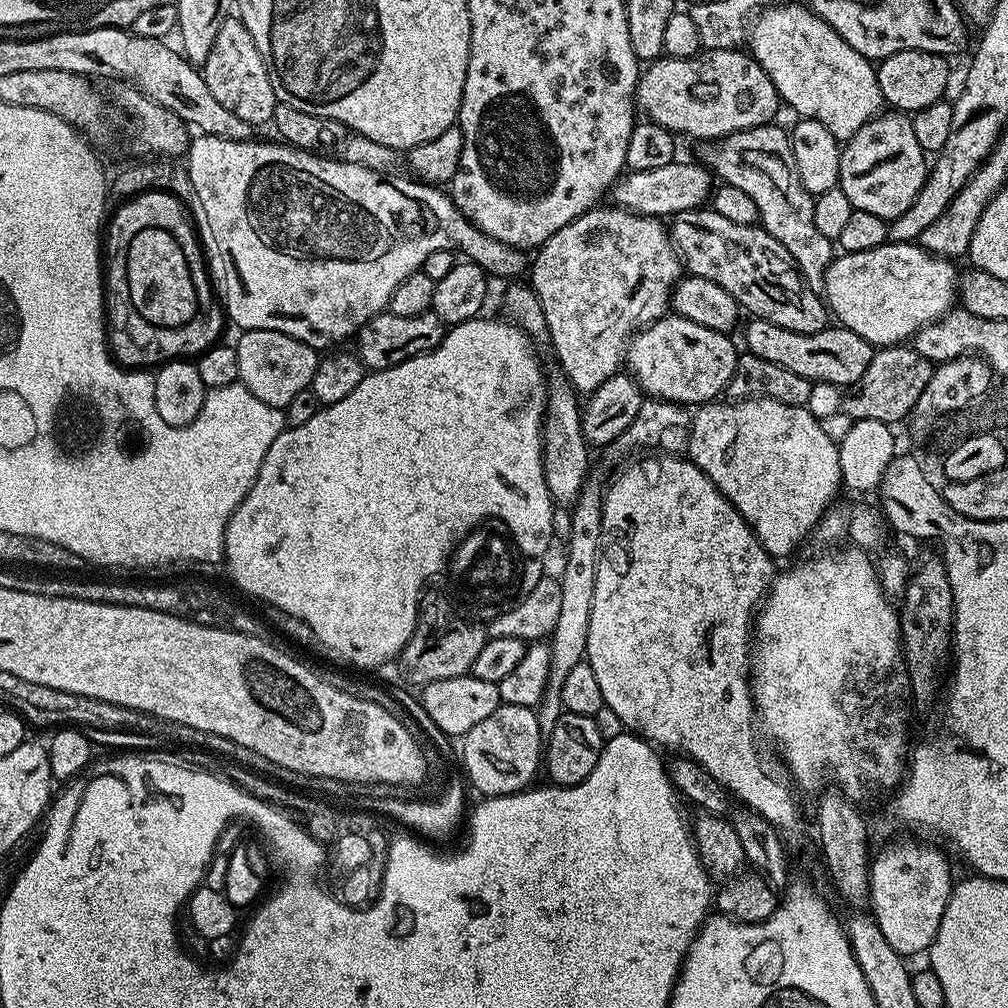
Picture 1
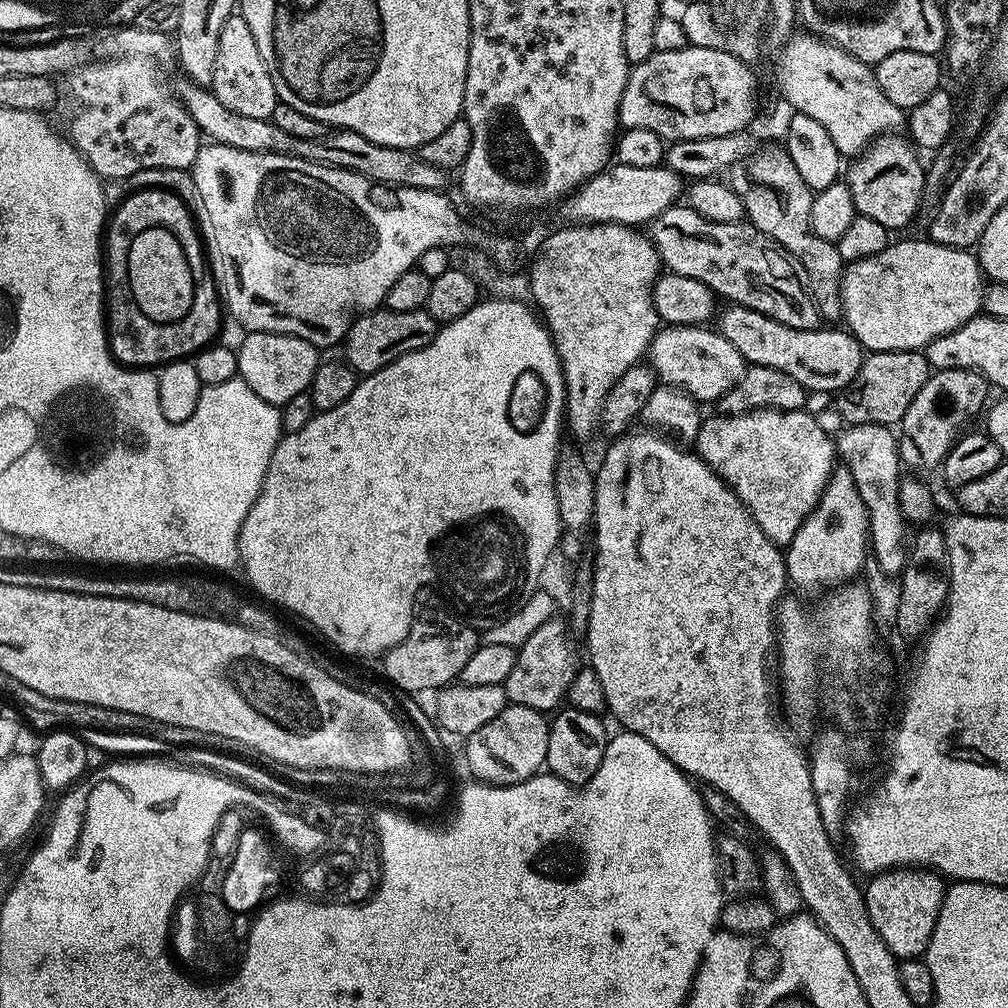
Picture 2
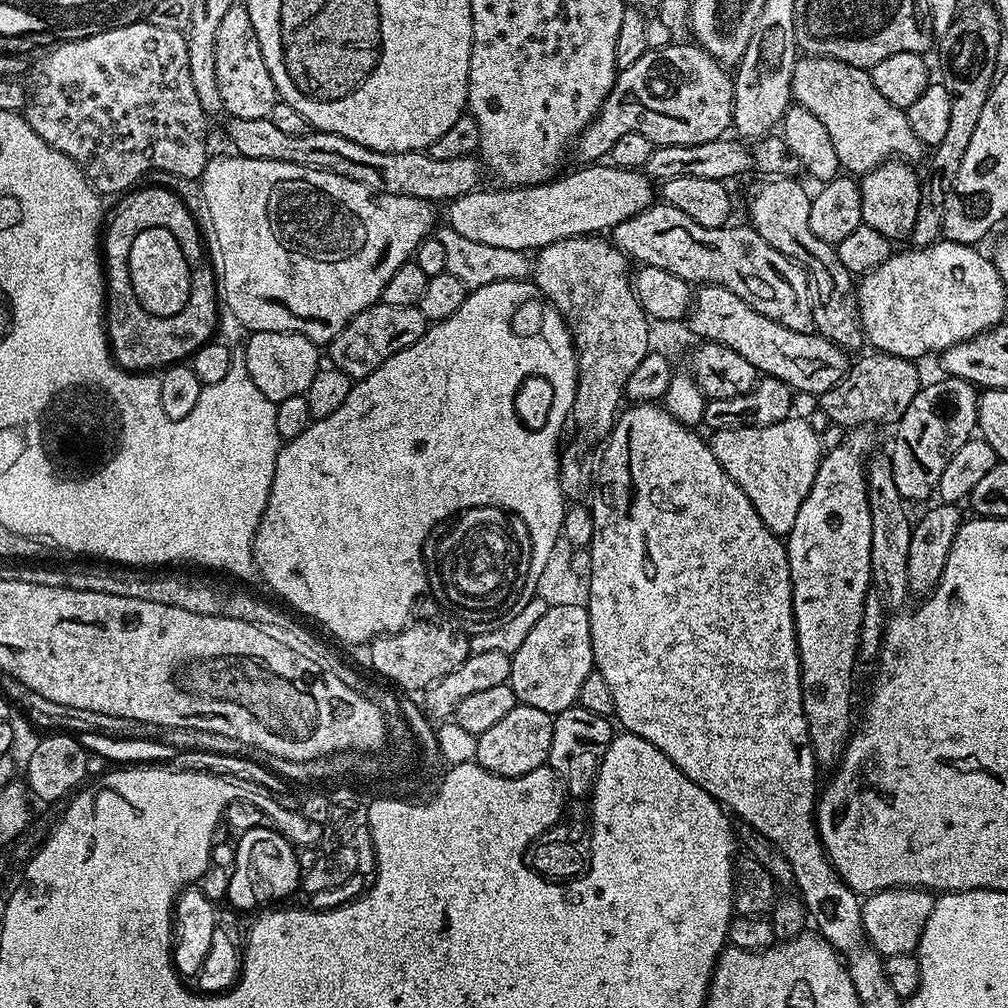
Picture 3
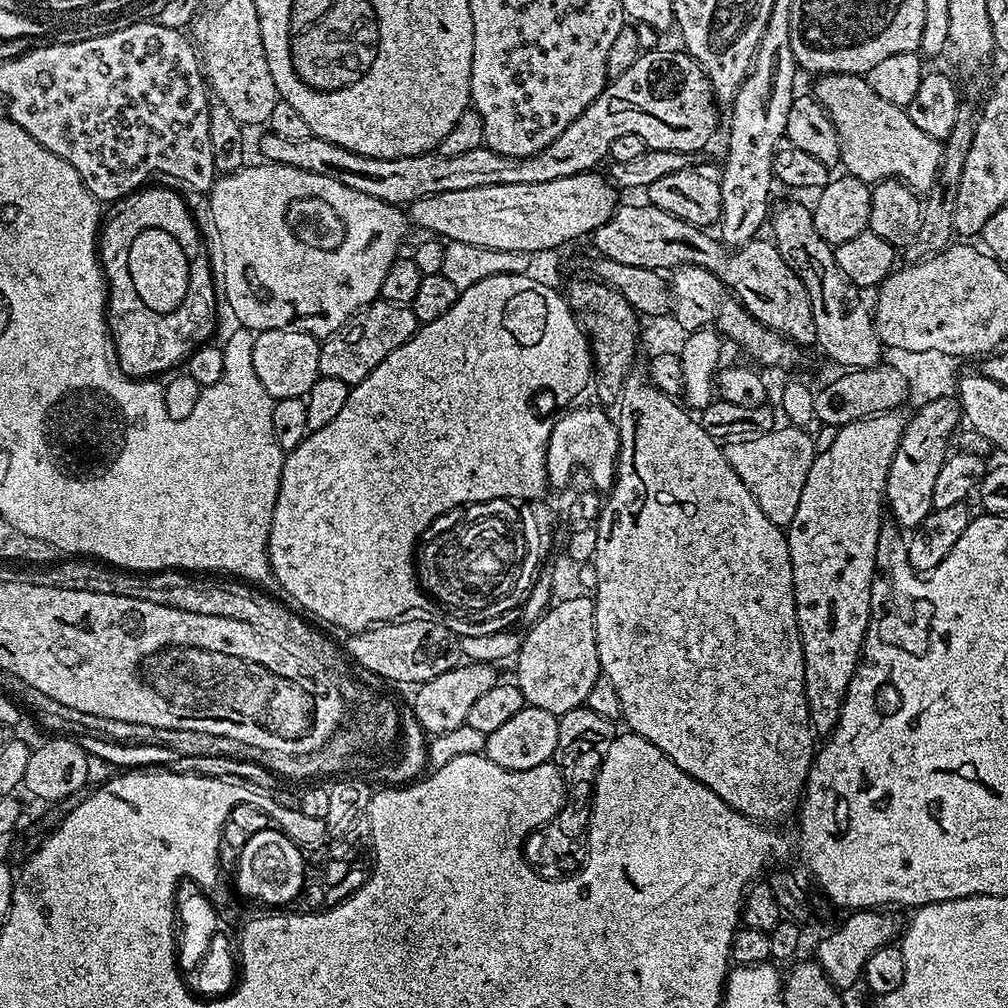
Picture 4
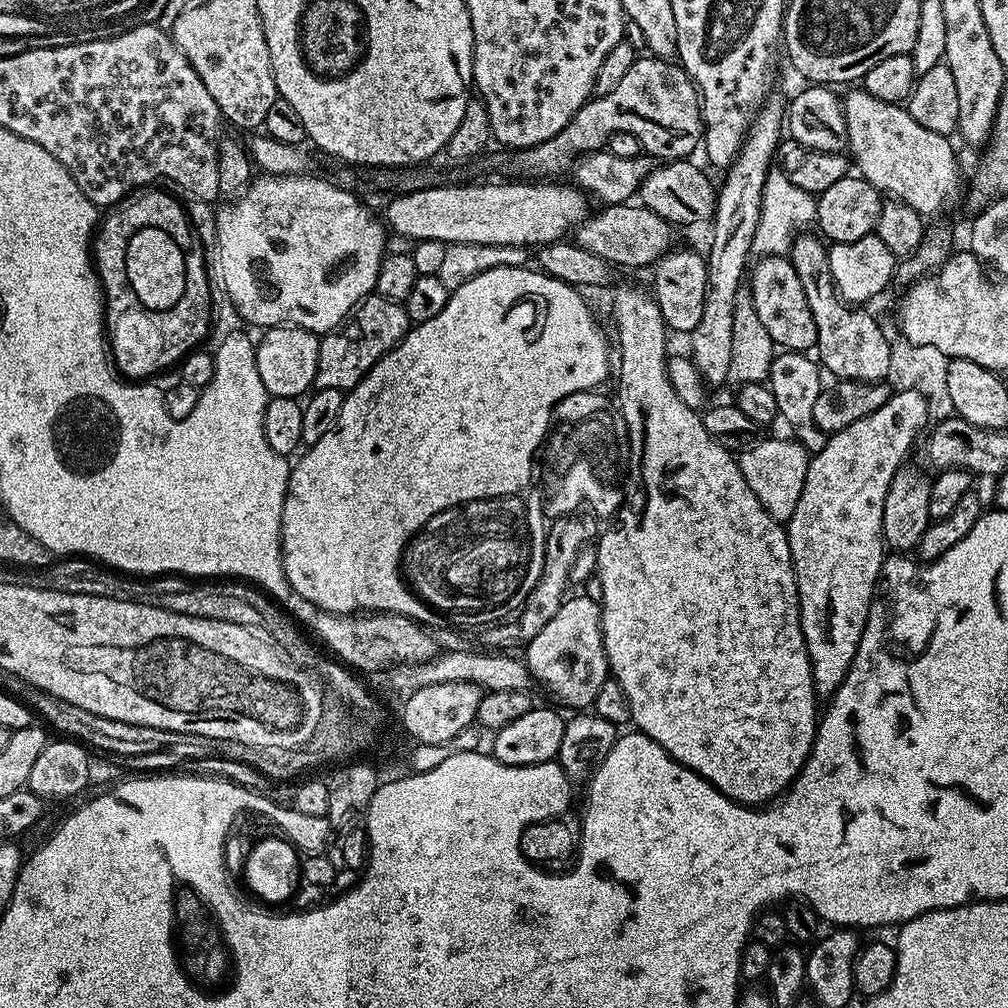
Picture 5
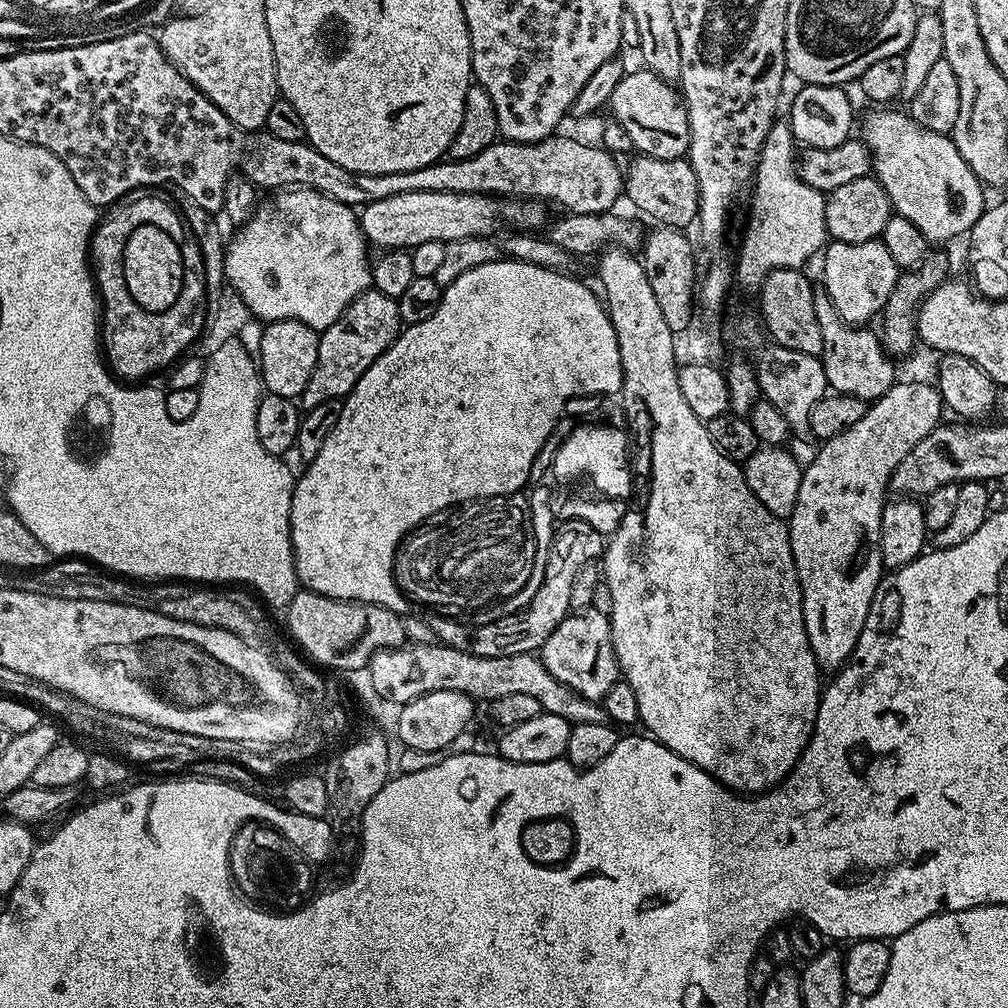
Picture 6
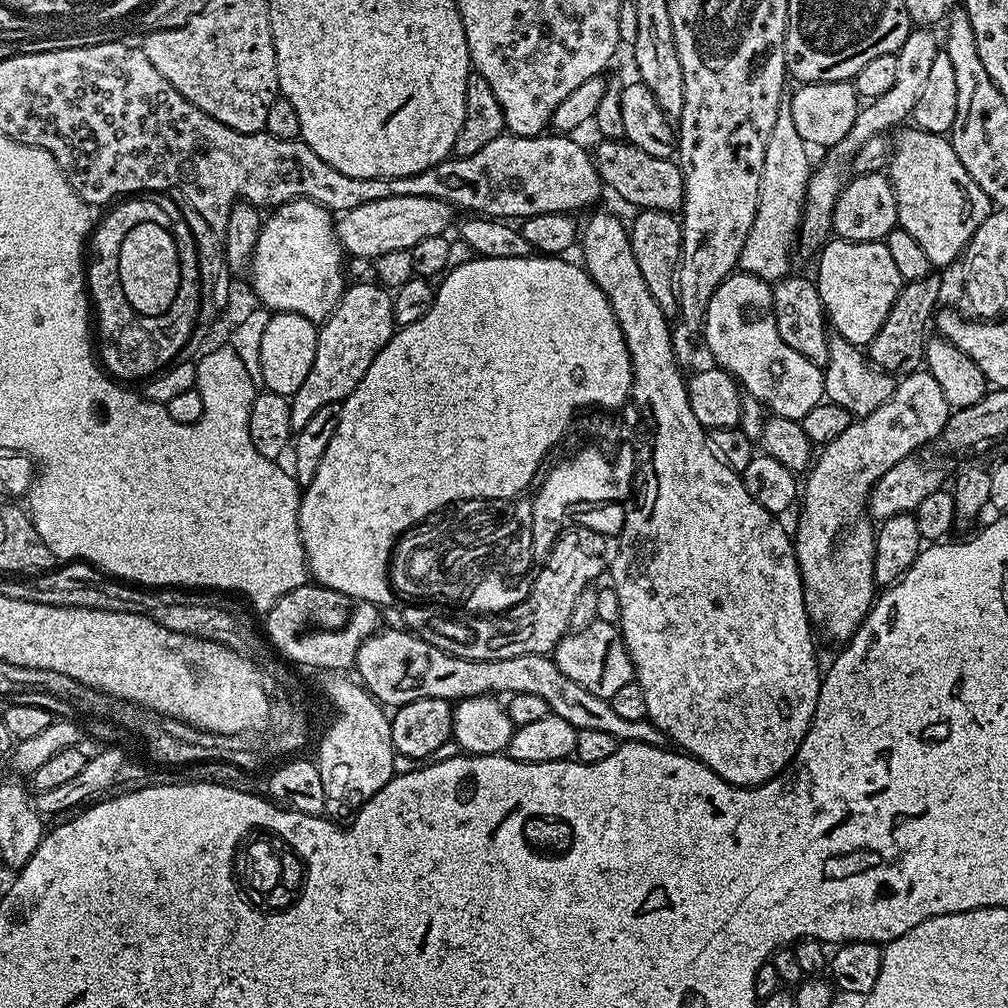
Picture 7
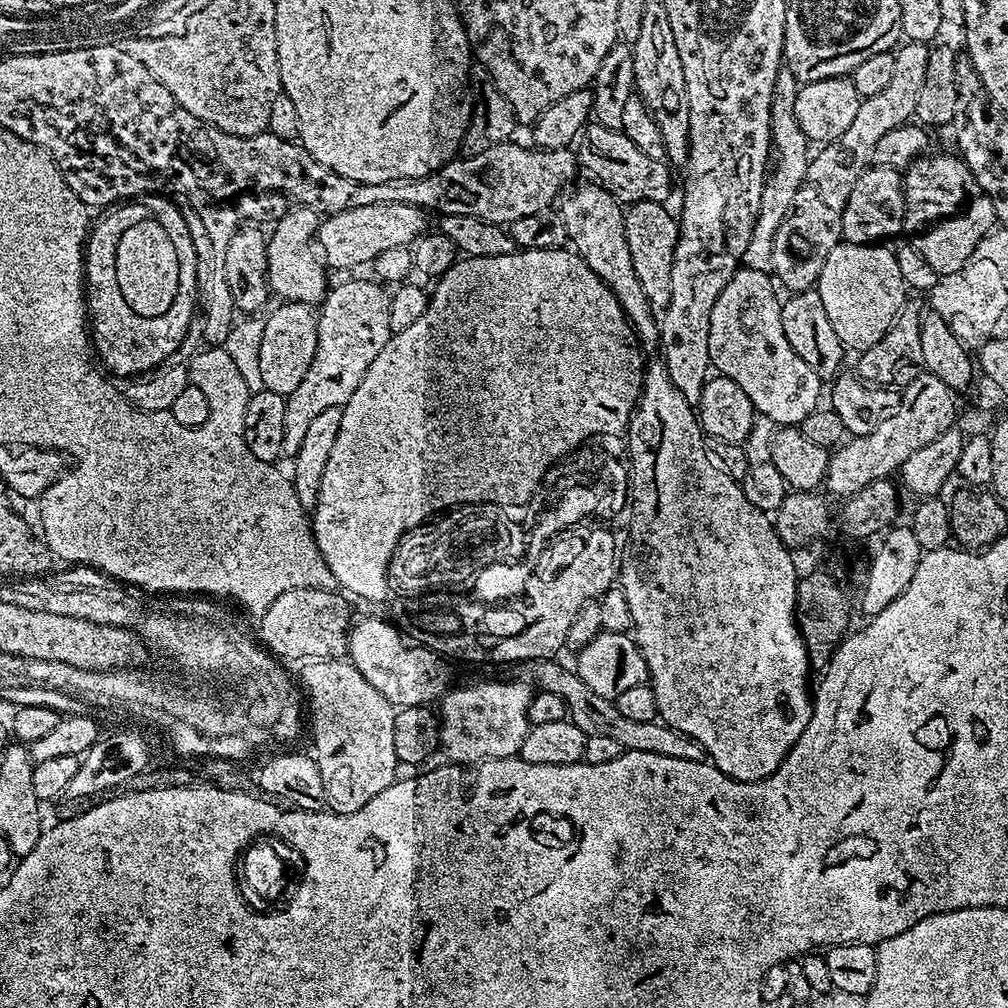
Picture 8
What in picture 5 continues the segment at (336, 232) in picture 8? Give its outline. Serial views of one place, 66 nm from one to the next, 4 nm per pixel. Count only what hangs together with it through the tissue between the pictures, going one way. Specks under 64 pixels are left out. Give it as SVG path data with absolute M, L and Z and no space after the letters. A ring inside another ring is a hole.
M437 183L417 192L402 192L391 197L393 200L383 219L391 231L393 228L408 242L437 240L447 245L482 243L525 247L563 240L590 215L589 197L571 183L500 183L504 184Z

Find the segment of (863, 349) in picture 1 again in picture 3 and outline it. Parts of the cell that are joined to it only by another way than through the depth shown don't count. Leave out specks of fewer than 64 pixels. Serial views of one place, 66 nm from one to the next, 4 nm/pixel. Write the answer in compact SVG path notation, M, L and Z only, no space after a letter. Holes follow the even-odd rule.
M705 284L695 293L686 324L693 337L701 336L699 338L701 341L715 342L721 344L723 348L734 350L734 354L742 354L742 358L746 358L746 362L750 362L750 366L754 366L757 373L778 378L789 384L797 393L808 392L819 398L823 392L830 390L843 376L846 376L850 367L849 353L845 349L815 331L790 330L790 326L782 326L782 322L774 322L774 318L758 314L758 310L750 306L750 302L742 302L738 294L726 290L721 284Z

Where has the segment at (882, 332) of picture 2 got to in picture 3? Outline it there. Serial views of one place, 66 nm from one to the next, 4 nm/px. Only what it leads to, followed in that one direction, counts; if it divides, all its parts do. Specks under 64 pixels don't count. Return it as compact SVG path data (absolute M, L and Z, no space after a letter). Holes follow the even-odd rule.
M939 239L935 244L926 246L925 248L909 247L909 252L893 251L892 255L886 258L886 262L882 262L872 272L863 273L861 282L858 284L858 307L860 310L860 327L864 330L864 339L877 352L885 352L891 356L898 358L906 358L913 362L919 361L919 356L928 356L944 352L950 346L954 346L958 342L966 342L970 338L974 338L983 332L989 332L991 328L995 328L997 324L1005 319L1004 316L1004 292L1006 285L1002 282L1002 278L998 274L996 265L992 263L987 255L983 256L979 251L979 247L971 244L959 244L958 242L950 242L946 239Z

